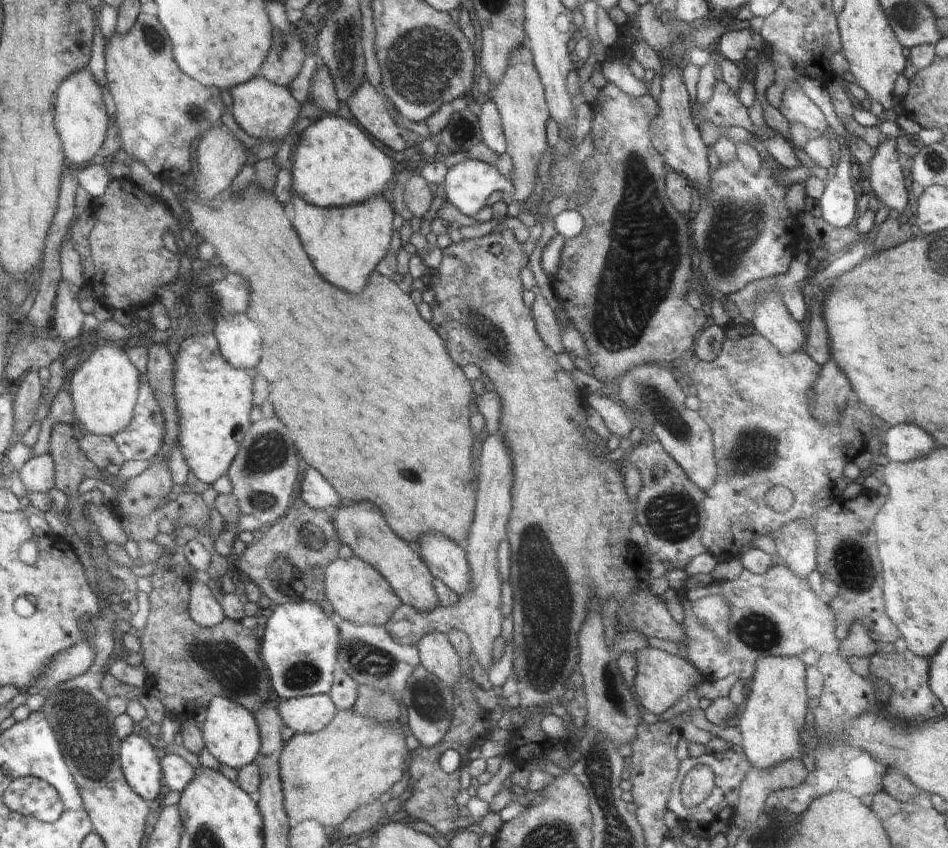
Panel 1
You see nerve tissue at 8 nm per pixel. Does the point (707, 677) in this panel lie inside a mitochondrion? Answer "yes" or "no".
no

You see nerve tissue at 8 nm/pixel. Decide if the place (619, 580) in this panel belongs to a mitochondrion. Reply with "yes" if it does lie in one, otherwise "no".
no

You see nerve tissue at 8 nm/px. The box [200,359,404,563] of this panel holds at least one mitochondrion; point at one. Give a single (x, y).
(260, 467)

